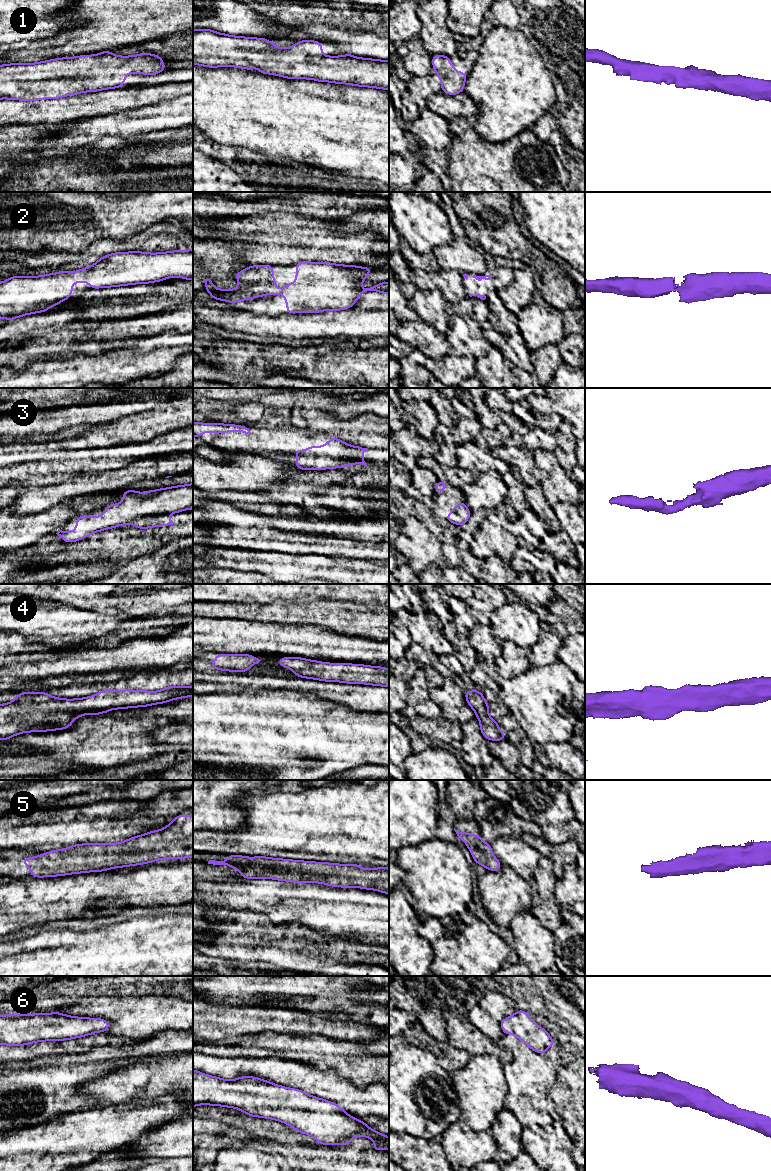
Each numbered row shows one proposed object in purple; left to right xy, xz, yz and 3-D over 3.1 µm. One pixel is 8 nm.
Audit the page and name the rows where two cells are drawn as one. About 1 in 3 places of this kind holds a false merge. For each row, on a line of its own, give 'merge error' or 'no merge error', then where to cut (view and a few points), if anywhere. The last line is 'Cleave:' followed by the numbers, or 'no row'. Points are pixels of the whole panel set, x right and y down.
1: no merge error; no cut
2: no merge error; no cut
3: no merge error; no cut
4: no merge error; no cut
5: no merge error; no cut
6: no merge error; no cut
Cleave: no row

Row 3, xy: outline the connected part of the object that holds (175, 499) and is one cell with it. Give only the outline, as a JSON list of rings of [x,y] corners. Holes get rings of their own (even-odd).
[[[193,483],[141,493],[134,490],[126,490],[123,491],[123,501],[121,503],[107,505],[105,508],[106,512],[98,517],[80,515],[80,517],[76,519],[76,529],[74,532],[59,530],[56,534],[60,536],[65,543],[69,543],[80,541],[92,533],[101,532],[105,529],[115,528],[120,525],[134,524],[139,529],[173,525],[175,523],[170,520],[167,516],[168,514],[193,509]]]

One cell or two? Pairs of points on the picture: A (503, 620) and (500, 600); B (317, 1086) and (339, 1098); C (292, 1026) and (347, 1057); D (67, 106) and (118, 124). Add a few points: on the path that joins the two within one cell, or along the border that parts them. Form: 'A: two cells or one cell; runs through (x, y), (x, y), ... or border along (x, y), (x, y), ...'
A: two cells; border along (507, 603), (494, 609), (489, 615)
B: one cell; runs through (322, 1086), (327, 1086), (334, 1093)
C: two cells; border along (282, 1032), (318, 1033), (328, 1036)
D: two cells; border along (118, 111), (112, 114), (99, 114), (72, 121)

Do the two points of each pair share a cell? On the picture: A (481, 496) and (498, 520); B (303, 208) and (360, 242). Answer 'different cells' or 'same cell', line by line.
A: different cells
B: different cells

